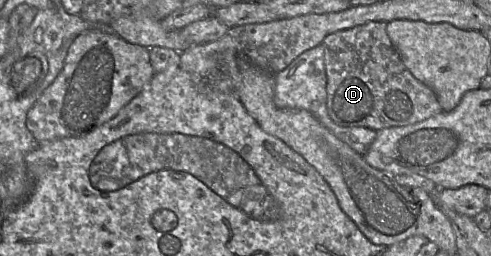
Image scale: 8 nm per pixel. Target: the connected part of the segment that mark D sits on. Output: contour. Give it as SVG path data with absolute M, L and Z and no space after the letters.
M368 22L347 30L337 31L322 42L327 76L327 109L330 118L343 127L366 127L376 132L391 127L408 126L442 112L436 94L417 80L404 65L392 45L386 22Z

